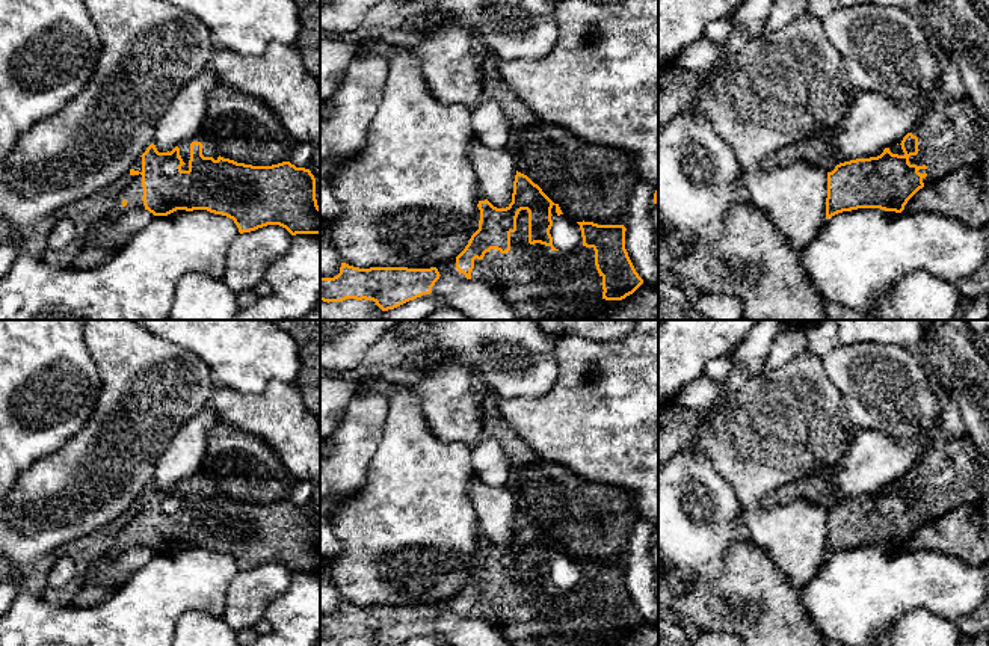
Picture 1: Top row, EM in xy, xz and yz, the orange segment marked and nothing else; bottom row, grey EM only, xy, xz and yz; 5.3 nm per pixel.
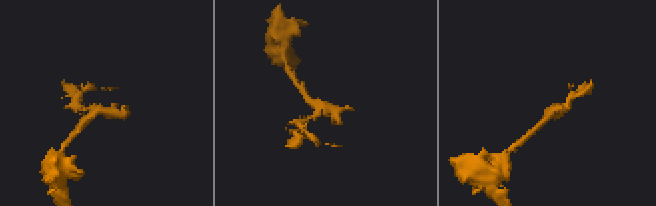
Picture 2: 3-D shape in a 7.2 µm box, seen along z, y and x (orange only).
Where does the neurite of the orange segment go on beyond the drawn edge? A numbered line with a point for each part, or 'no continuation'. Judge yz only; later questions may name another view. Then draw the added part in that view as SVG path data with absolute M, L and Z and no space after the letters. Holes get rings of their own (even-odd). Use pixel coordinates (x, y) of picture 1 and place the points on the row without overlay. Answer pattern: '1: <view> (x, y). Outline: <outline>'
1: yz (955, 473). Outline: M966 435L938 444L909 471L918 475L920 488L917 494L909 495L909 501L920 504L920 512L927 512L923 516L924 524L941 519L962 504L981 503L989 492L989 459L977 450Z

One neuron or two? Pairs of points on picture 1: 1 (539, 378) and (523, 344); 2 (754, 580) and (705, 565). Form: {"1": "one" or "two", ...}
{"1": "one", "2": "two"}

